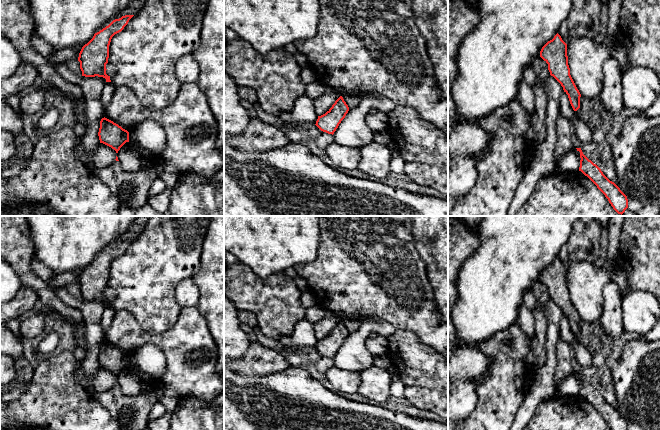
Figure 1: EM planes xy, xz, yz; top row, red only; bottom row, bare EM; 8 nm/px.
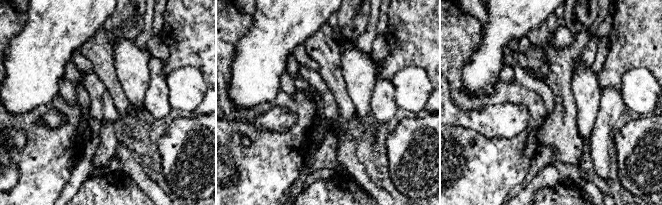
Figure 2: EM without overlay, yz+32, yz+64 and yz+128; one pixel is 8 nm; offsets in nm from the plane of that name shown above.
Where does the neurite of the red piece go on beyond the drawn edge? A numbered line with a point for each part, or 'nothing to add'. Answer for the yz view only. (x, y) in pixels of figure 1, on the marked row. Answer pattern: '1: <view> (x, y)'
nothing to add

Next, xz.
nothing to add

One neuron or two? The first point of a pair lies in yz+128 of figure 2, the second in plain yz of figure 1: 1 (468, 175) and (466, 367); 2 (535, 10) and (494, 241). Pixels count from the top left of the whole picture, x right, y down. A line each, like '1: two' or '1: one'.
1: two
2: one

